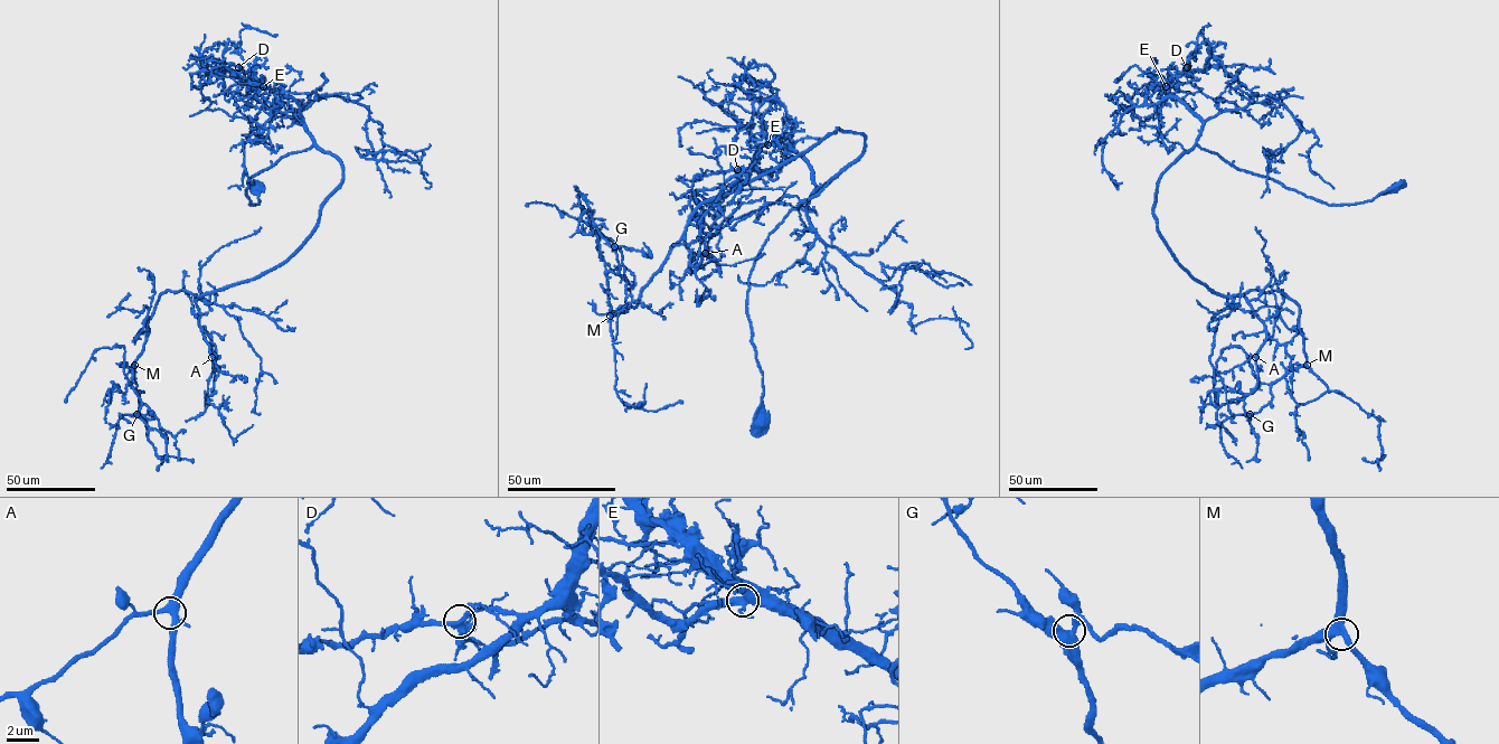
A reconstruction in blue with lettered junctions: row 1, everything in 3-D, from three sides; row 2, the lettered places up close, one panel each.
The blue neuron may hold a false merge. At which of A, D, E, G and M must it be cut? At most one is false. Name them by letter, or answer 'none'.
none

